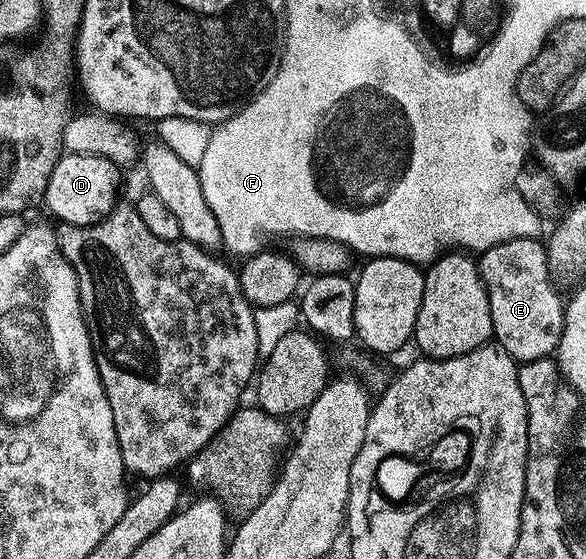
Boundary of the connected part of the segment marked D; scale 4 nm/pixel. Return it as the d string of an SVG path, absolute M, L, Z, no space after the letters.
M66 153L59 156L56 167L46 184L44 202L55 217L55 222L63 225L95 225L102 221L119 204L119 166L100 155L76 155Z

